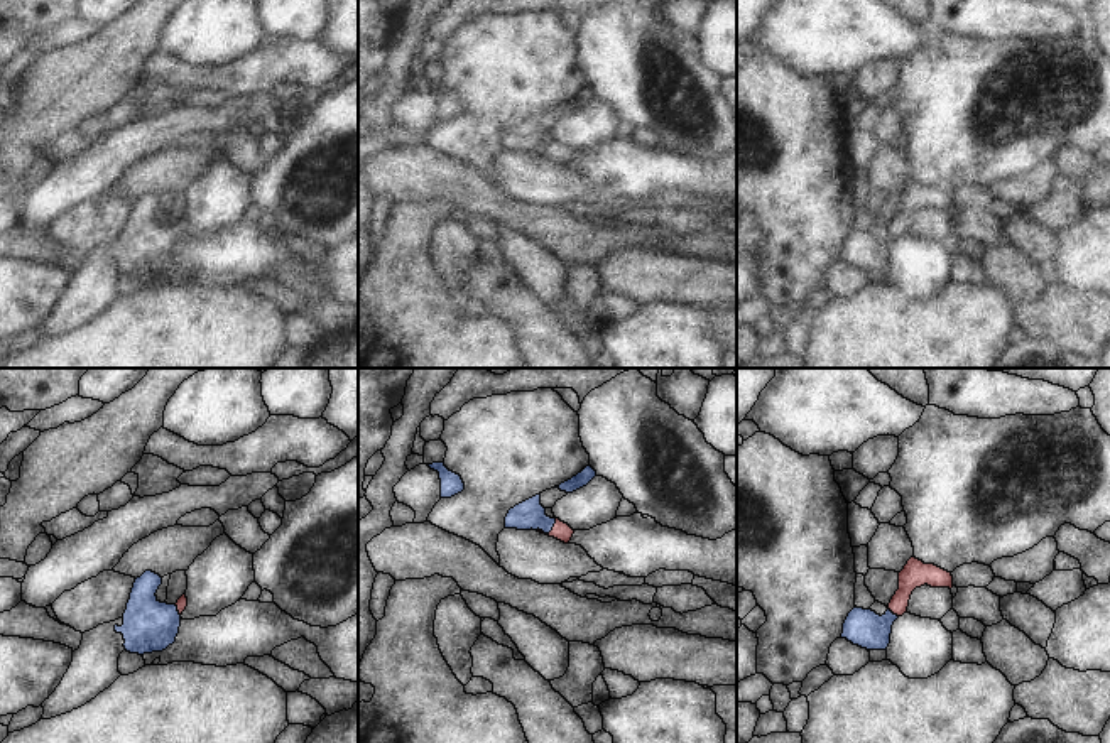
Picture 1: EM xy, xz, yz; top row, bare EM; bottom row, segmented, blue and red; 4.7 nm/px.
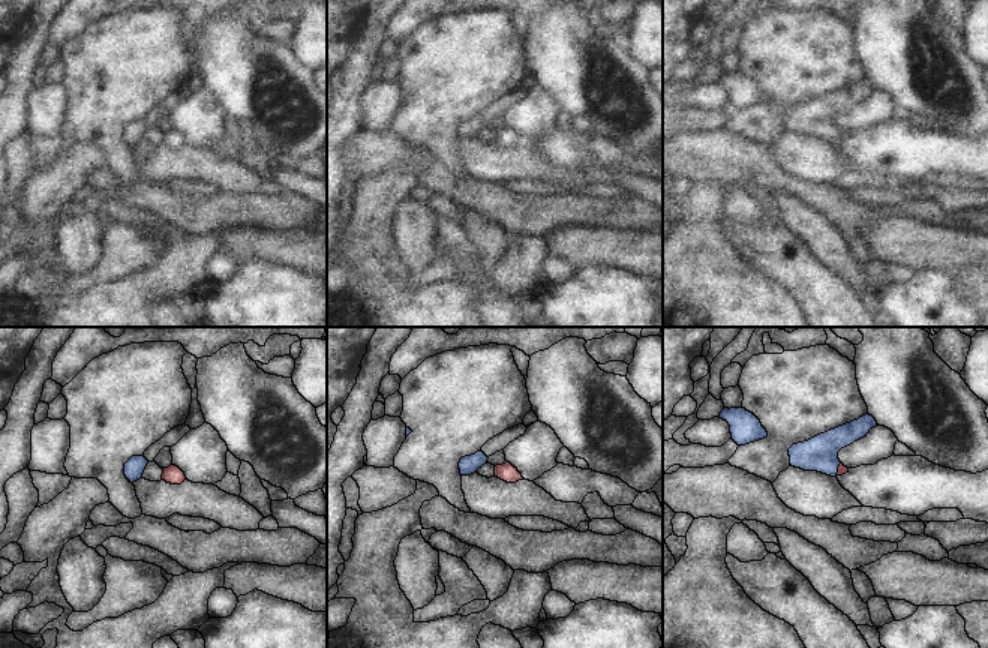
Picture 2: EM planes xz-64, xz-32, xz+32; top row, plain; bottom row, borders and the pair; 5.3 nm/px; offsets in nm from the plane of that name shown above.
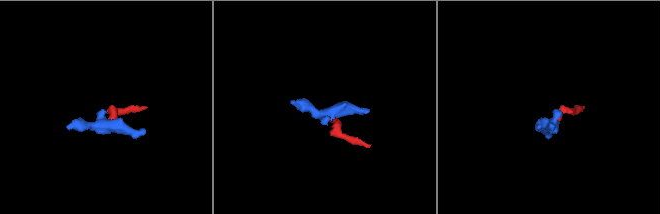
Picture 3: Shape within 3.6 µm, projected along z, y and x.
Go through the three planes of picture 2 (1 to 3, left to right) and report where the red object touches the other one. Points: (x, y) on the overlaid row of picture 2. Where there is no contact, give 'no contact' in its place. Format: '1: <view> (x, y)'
1: no contact
2: no contact
3: xz+32 (837, 468)

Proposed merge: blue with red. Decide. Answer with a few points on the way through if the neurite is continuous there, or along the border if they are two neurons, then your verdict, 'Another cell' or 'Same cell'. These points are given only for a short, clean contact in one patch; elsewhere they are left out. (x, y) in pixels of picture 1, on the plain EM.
Path across: xz (529, 135), (548, 154), (561, 152). Same cell

